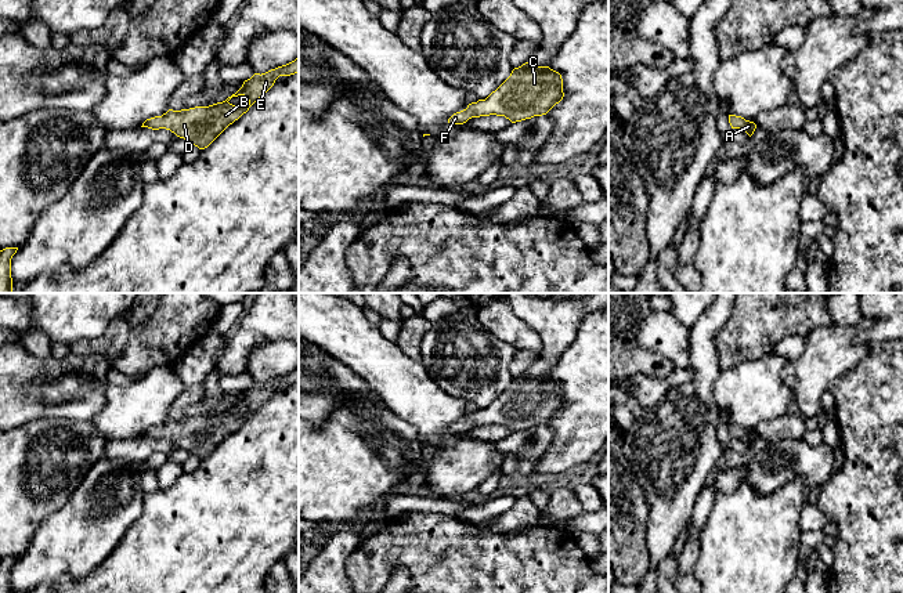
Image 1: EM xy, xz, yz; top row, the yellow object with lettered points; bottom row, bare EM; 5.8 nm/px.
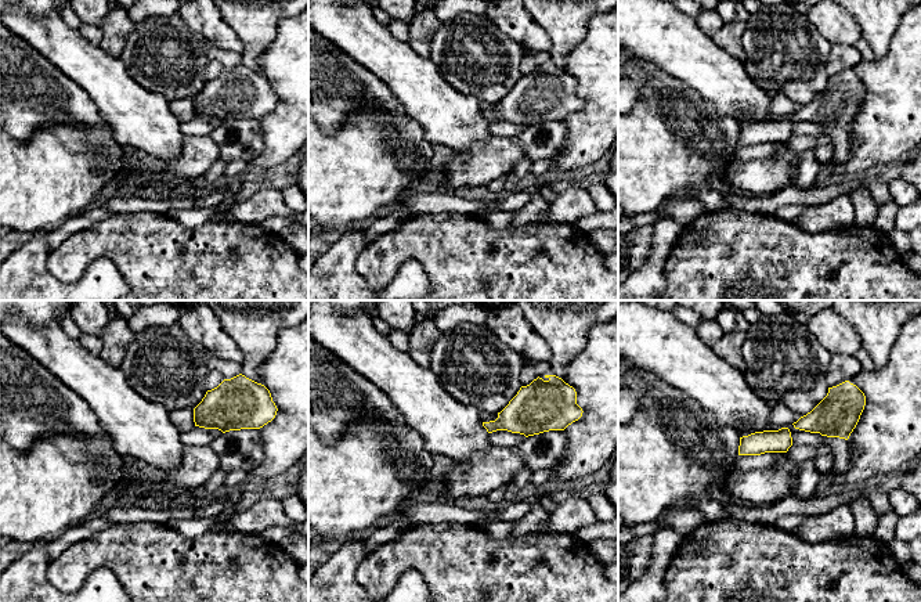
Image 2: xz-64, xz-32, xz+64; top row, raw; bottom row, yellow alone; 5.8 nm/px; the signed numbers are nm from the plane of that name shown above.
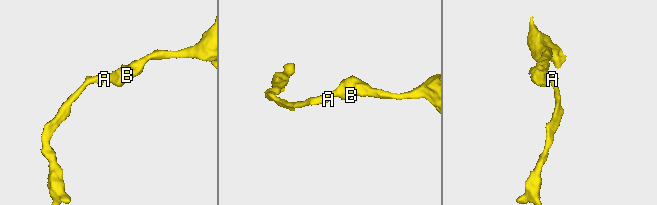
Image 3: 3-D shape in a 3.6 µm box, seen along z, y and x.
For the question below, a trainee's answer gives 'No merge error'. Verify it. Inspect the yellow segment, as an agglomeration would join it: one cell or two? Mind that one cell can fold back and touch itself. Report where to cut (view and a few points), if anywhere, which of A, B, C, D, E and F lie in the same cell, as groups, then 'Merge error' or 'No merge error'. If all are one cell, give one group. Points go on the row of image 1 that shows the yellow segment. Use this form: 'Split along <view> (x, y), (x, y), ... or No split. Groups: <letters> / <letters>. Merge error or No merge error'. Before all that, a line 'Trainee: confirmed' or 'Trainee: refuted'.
Trainee: confirmed
No split. Groups: A B C D E F. No merge error

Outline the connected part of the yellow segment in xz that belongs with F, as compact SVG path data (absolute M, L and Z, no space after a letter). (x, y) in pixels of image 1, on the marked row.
M528 62L514 68L510 76L485 100L472 102L454 113L449 124L463 124L472 117L505 116L512 123L546 115L564 97L561 75L549 66Z

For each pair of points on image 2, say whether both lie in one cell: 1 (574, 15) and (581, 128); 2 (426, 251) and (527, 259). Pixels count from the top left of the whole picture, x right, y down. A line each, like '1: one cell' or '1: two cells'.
1: two cells
2: one cell

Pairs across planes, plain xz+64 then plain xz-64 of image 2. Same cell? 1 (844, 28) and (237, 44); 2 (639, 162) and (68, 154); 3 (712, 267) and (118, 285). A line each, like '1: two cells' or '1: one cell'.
1: one cell
2: one cell
3: two cells

